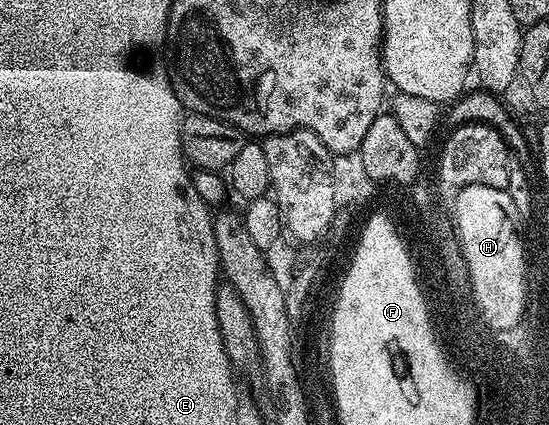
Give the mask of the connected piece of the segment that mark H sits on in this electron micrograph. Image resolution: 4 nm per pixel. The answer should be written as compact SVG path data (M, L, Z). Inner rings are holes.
M470 185L461 190L454 204L456 210L456 233L459 240L461 253L465 257L468 266L468 281L474 307L482 311L481 318L490 321L495 326L516 323L516 318L521 313L520 284L520 243L514 242L514 217L512 216L512 204L504 200L504 189L487 187L486 185Z

